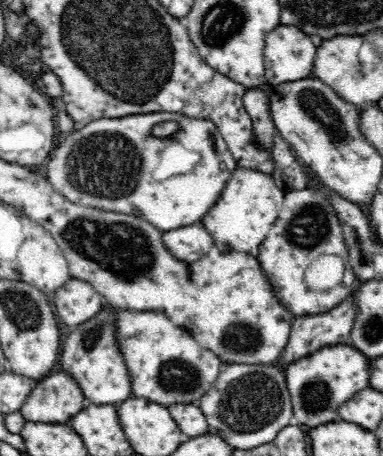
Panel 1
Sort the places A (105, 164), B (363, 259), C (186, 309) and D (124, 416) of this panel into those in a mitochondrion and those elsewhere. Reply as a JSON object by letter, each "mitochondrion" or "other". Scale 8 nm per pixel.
{"A":"mitochondrion","B":"other","C":"other","D":"other"}

